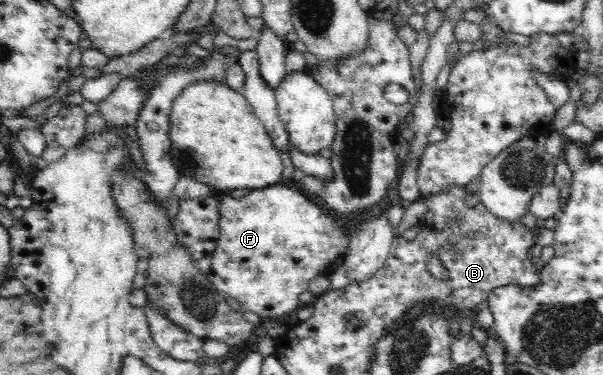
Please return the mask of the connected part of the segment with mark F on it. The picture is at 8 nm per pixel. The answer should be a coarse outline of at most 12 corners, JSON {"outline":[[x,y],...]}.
{"outline":[[282,183],[219,195],[198,262],[261,320],[349,249],[345,230]]}

